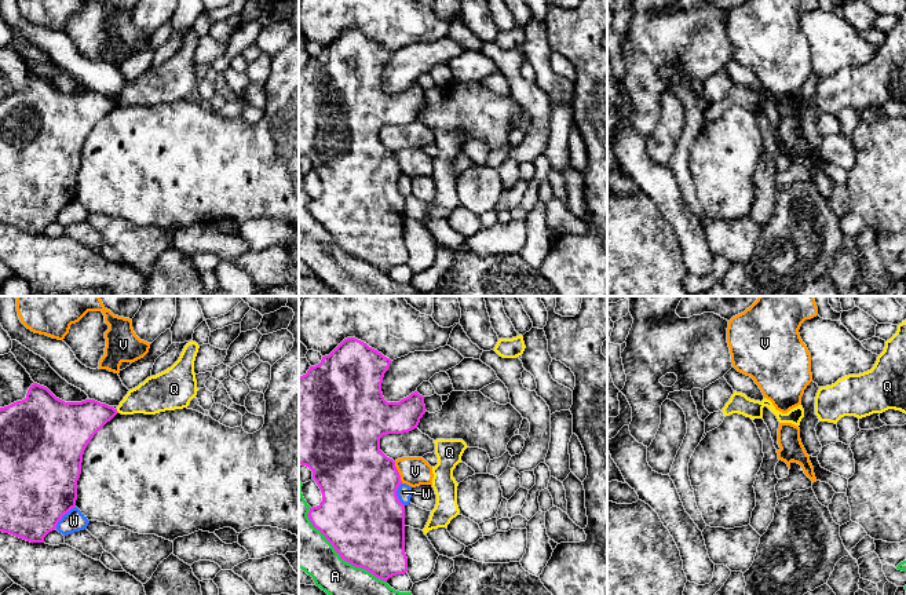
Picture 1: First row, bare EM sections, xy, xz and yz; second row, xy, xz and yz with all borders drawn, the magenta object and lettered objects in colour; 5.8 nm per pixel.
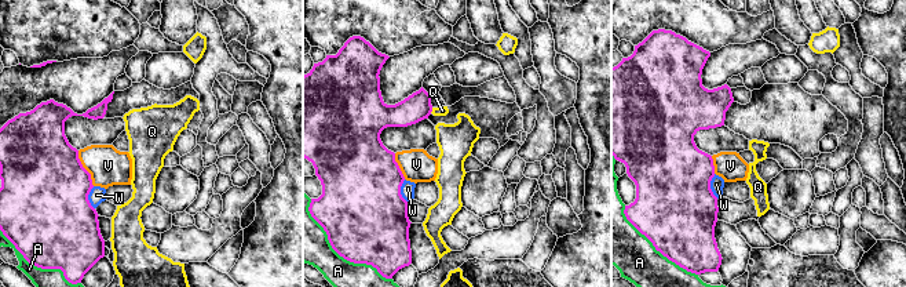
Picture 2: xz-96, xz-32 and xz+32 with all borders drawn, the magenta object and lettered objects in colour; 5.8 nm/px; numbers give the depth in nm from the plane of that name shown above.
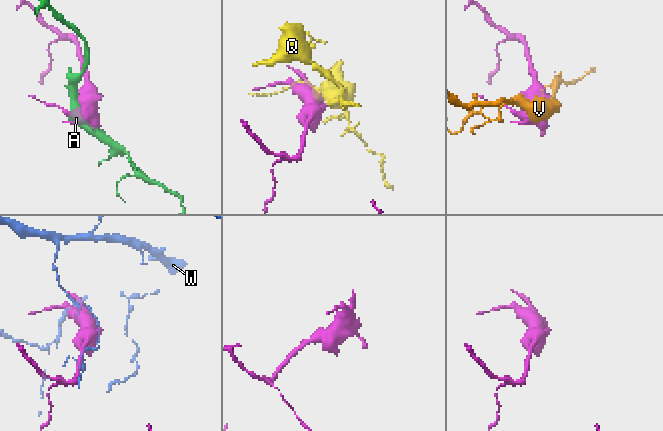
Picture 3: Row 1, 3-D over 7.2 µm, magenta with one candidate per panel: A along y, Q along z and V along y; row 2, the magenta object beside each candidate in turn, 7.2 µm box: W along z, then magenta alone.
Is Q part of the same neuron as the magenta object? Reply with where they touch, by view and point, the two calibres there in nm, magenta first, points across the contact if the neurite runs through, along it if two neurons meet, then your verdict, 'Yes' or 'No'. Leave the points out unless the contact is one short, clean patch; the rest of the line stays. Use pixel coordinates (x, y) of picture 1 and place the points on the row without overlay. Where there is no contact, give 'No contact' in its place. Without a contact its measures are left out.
Touches magenta at xy (116, 102). Thickness 260 nm (magenta) against 200 nm. Boundary: xy (116, 101), (119, 103). No

